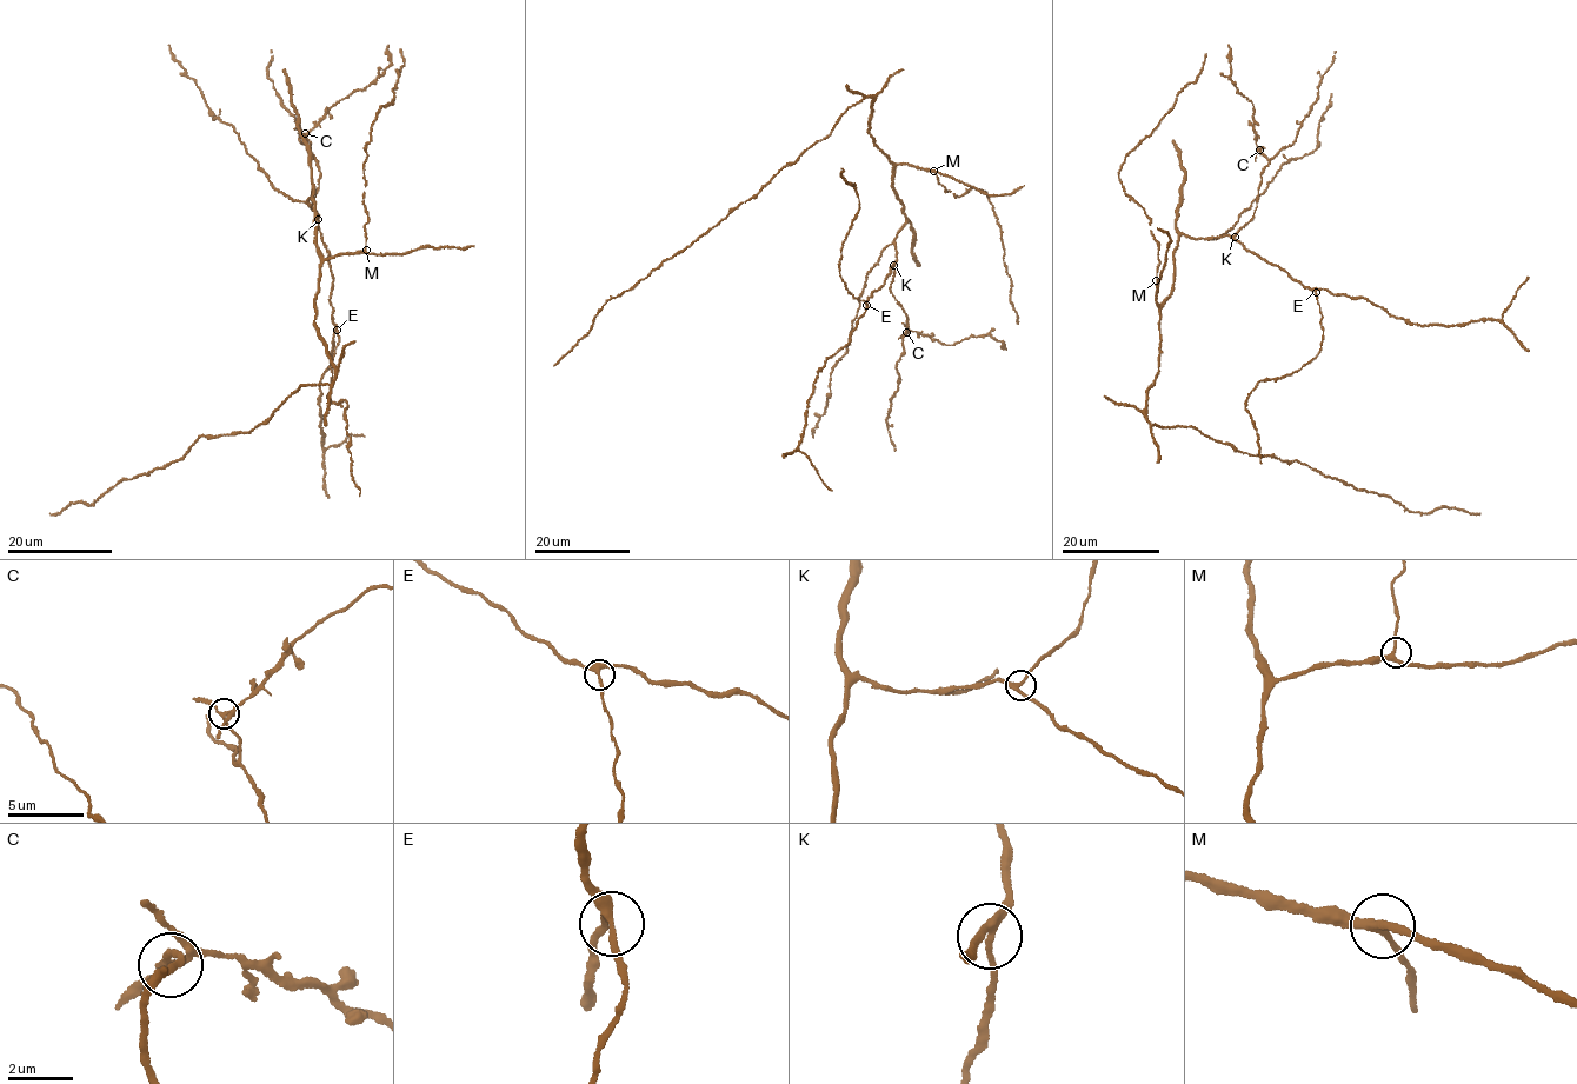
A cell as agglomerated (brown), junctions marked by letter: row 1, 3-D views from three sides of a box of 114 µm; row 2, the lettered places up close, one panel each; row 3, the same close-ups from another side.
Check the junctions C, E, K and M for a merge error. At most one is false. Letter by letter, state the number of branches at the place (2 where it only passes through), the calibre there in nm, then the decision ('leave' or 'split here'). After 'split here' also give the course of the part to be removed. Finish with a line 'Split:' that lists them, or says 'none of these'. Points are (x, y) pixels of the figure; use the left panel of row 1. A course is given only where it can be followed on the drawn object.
C: 4 branches meet; 190 nm thick; split here; foreign part runs (304, 133), (340, 100), (374, 84), (391, 65), (388, 45)
E: 3 branches meet; 240 nm thick; leave
K: 3 branches meet; 240 nm thick; leave
M: 3 branches meet; 240 nm thick; leave
Split: C

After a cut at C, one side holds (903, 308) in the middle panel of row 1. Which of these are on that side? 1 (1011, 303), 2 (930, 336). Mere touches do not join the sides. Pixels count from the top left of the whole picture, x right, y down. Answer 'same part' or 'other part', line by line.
1: same part
2: other part

